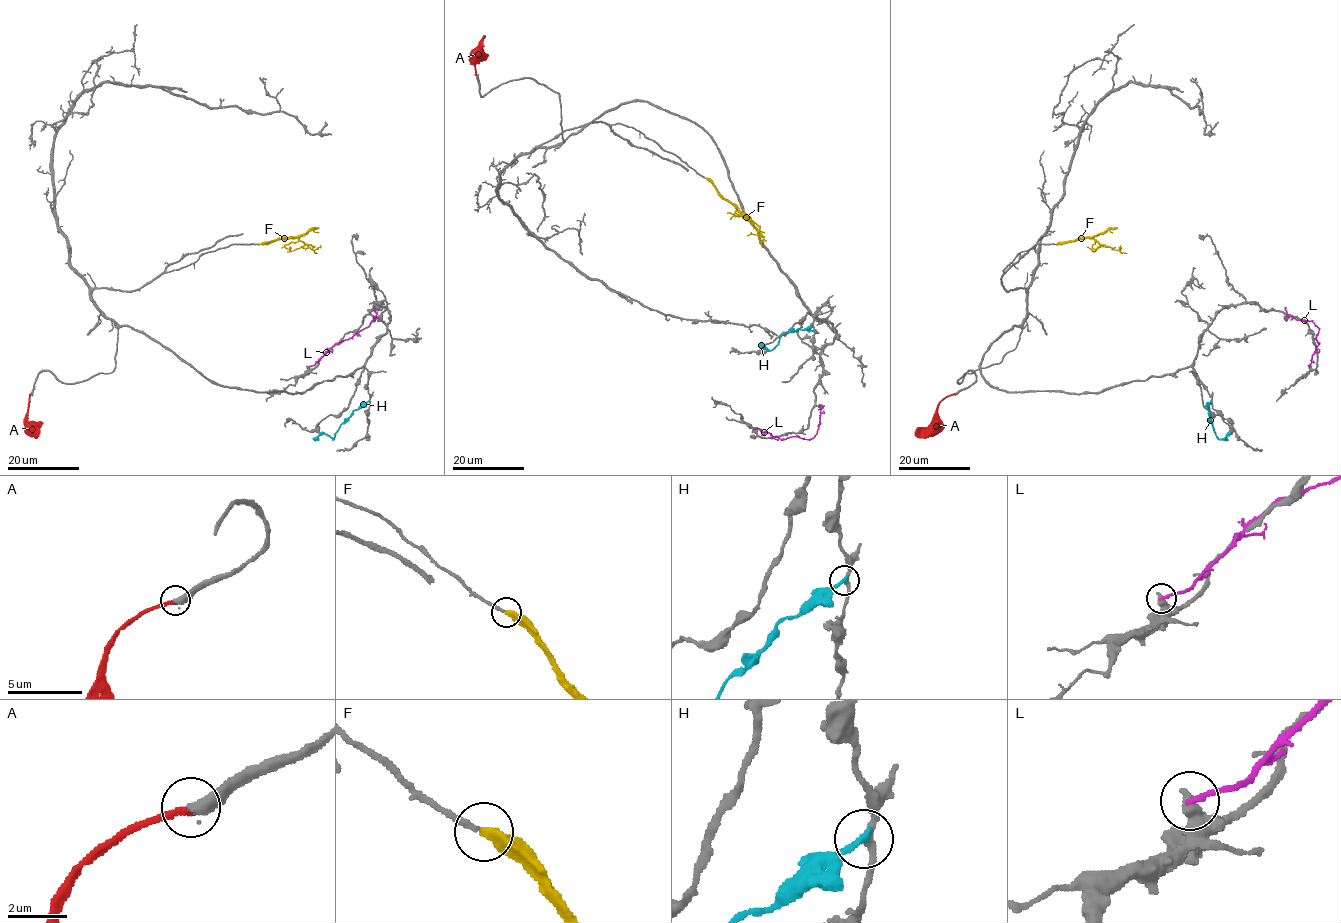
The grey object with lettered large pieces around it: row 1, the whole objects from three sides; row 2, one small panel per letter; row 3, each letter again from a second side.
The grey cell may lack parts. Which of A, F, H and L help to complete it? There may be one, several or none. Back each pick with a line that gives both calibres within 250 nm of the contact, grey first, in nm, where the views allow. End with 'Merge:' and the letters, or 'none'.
Merge: none

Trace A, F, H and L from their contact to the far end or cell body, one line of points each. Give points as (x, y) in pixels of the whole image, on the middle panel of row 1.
A: (476, 75), (473, 51), (484, 35)
F: (706, 178), (759, 227), (758, 237), (762, 247)
H: (814, 331), (786, 332), (770, 350), (758, 344)
L: (753, 429), (768, 432), (780, 439), (794, 436), (811, 439), (817, 433), (819, 405)

